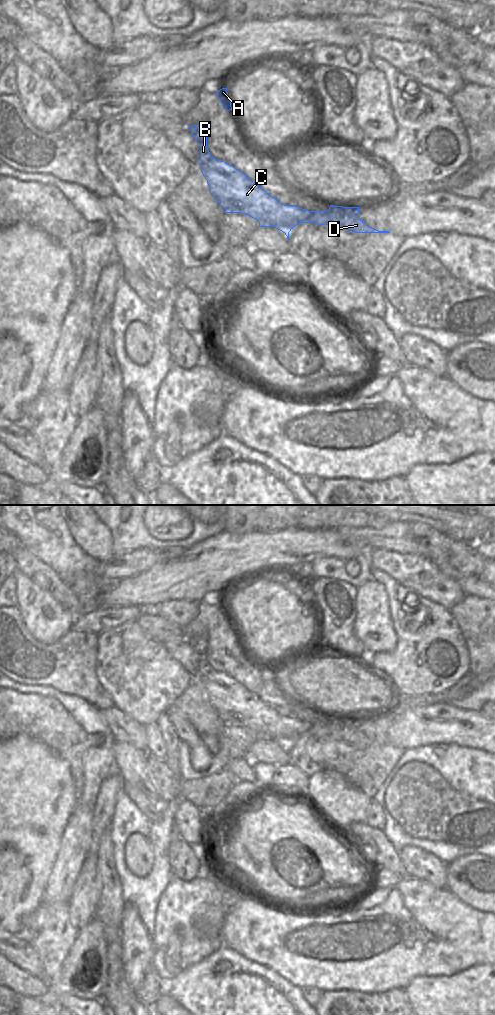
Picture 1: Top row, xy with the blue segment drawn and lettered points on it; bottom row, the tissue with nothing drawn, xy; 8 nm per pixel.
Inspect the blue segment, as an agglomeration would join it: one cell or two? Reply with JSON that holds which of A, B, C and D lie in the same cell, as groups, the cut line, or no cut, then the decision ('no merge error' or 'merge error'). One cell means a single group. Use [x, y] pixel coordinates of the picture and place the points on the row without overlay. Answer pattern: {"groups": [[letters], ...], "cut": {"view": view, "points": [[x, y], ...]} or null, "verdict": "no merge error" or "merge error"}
{"groups": [["A"], ["B", "C", "D"]], "cut": {"view": "xy", "points": [[197, 654], [206, 655]]}, "verdict": "merge error"}

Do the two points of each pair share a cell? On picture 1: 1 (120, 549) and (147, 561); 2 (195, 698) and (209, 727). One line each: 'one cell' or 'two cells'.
1: two cells
2: one cell

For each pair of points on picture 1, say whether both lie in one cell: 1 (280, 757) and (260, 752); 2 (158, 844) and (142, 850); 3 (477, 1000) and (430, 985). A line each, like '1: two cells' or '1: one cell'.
1: one cell
2: two cells
3: one cell

